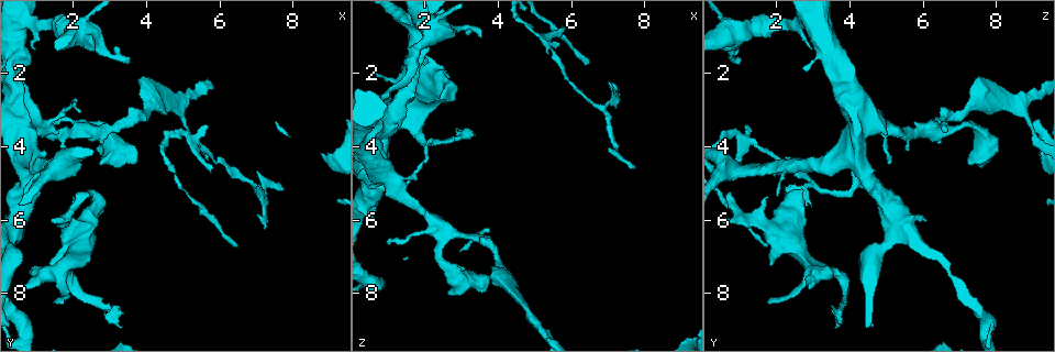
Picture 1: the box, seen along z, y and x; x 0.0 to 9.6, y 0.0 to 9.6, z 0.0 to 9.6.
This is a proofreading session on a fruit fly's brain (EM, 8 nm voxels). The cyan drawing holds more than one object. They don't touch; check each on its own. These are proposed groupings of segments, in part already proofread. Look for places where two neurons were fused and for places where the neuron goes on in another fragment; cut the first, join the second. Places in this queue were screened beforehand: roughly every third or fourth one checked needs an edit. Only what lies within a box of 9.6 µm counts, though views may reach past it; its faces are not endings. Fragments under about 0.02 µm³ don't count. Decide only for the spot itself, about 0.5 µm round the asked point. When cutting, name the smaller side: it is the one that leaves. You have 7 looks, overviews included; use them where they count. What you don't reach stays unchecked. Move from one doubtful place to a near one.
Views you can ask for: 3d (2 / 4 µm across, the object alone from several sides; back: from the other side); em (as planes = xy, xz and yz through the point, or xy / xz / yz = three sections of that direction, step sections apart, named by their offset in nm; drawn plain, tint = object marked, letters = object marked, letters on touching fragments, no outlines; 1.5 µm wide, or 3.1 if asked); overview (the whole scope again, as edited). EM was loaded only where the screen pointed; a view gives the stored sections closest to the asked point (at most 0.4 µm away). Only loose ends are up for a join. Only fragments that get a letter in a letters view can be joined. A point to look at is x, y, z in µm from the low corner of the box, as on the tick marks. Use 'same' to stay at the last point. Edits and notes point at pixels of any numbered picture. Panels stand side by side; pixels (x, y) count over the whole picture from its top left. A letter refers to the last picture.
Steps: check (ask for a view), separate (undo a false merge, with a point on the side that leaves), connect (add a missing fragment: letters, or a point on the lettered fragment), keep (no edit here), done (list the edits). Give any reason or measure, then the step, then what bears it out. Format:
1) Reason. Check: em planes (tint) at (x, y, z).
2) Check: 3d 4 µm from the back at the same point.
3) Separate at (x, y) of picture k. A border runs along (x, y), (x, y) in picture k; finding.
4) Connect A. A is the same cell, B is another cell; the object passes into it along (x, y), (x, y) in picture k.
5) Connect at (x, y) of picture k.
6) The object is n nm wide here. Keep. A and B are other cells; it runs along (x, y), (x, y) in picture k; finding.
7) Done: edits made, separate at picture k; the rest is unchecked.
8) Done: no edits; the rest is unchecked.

Thin end. Check: 3d 2 µm from the back at (5.75, 4.75, 0.70).

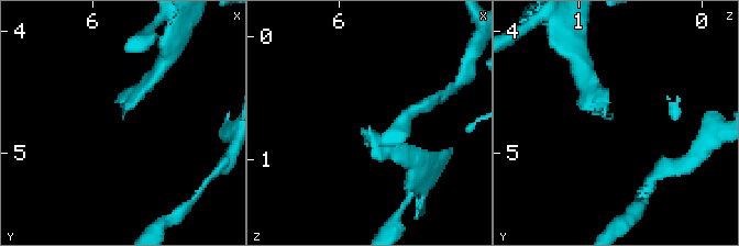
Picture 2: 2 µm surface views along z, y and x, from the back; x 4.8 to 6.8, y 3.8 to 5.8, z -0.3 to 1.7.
Check: em planes (letters) at (5.74, 4.72, 0.74).

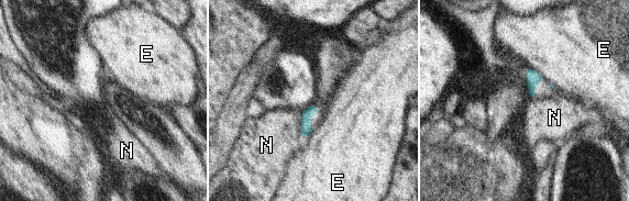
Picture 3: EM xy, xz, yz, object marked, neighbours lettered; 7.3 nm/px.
The object is 80 nm wide here. Keep. E and N are other cells; no lettered fragment goes on from it.

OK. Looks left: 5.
An open end. Check: em planes (letters) at (2.40, 5.25, 0.65).

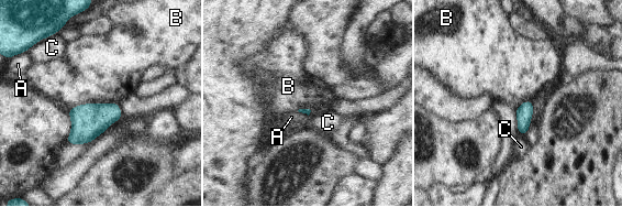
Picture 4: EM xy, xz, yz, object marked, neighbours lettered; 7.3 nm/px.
Keep. A, B and C are other cells; a border runs along (118, 102), (85, 102), (68, 110) in picture 4; no lettered fragment goes on from it.

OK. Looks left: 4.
Check: em planes (letters) at (0.65, 5.25, 2.05).

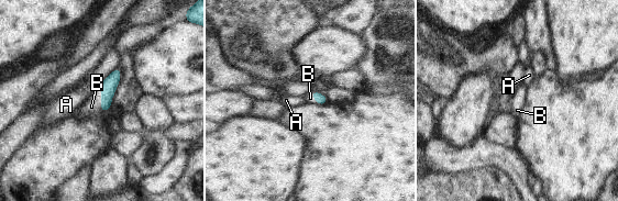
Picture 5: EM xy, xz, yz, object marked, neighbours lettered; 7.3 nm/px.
The object is 80 nm wide here. Connect B. B is the same cell, A is another cell; the object passes into it along (109, 85), (101, 98), (91, 107) in picture 5; it goes on there.

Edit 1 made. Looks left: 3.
Done: edits made, connect at picture 5; the rest is unchecked.

